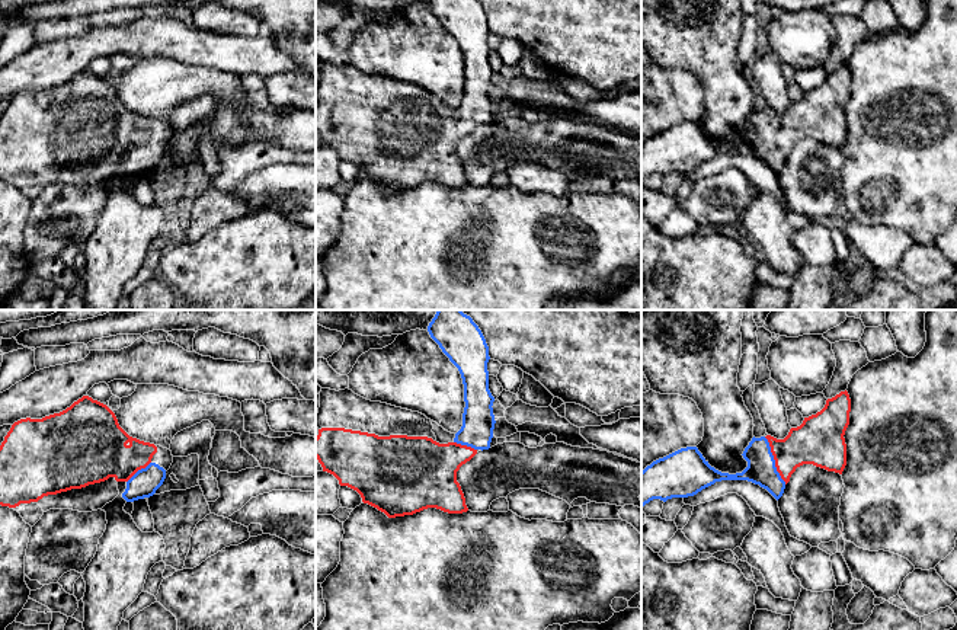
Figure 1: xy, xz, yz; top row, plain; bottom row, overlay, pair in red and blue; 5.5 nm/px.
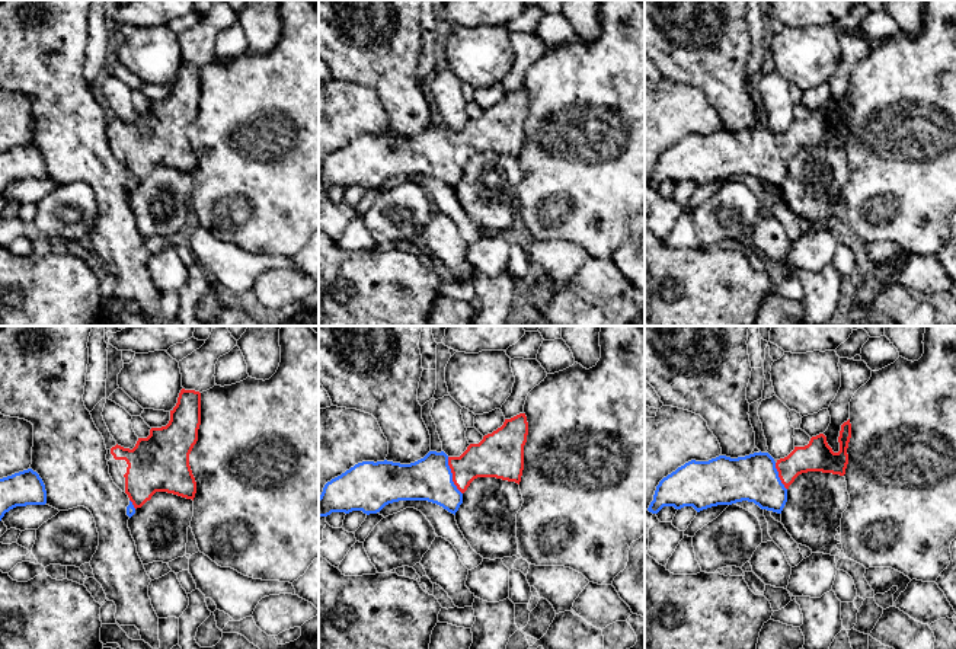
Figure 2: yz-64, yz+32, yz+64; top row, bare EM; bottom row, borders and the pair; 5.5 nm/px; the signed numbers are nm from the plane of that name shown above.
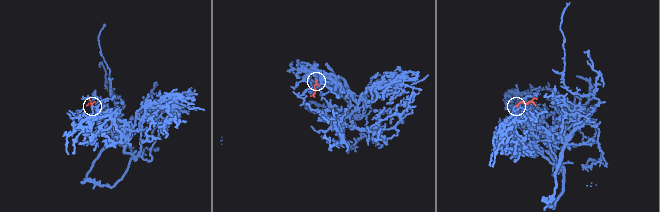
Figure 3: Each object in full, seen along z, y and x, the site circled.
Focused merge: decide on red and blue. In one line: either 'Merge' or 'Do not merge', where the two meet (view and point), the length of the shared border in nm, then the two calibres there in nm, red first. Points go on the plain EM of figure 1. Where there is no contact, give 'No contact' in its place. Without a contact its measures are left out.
Merge. Touches red at yz (774, 133). Shared border 300 nm. Thickness 240 nm (red) against 160 nm

